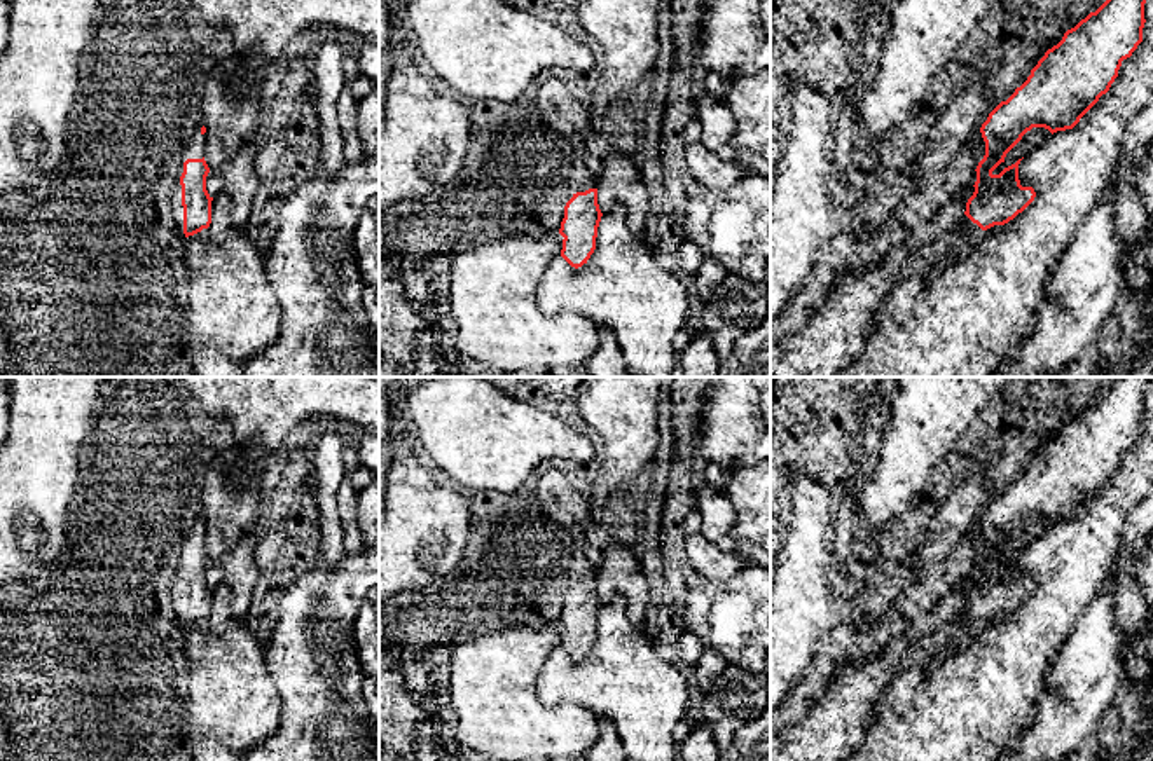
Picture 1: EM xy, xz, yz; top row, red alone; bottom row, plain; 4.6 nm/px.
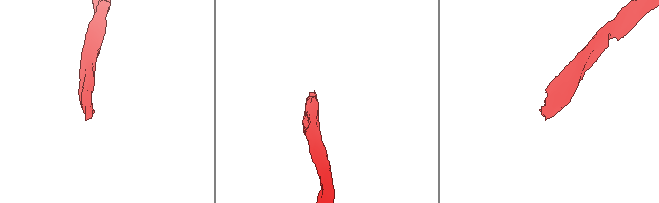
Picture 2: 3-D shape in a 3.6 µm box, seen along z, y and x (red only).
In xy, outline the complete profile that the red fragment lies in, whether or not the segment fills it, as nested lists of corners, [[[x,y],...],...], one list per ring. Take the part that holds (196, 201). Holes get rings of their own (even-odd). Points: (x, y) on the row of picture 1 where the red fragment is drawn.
[[[187,159],[180,176],[182,206],[183,206],[183,234],[185,237],[208,229],[211,223],[211,201],[206,190],[206,176],[210,168],[203,159]]]

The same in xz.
[[[597,189],[576,192],[566,202],[559,229],[559,234],[564,237],[561,257],[571,267],[582,267],[594,253],[601,216]]]

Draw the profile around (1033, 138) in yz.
[[[1032,127],[1022,140],[1006,154],[1005,161],[992,171],[999,175],[1005,168],[1025,157],[1032,148],[1039,147],[1052,133],[1045,127]]]

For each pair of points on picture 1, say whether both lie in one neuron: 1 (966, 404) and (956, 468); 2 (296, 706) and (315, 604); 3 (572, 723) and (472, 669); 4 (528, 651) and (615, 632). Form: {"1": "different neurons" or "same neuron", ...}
{"1": "different neurons", "2": "same neuron", "3": "same neuron", "4": "different neurons"}

